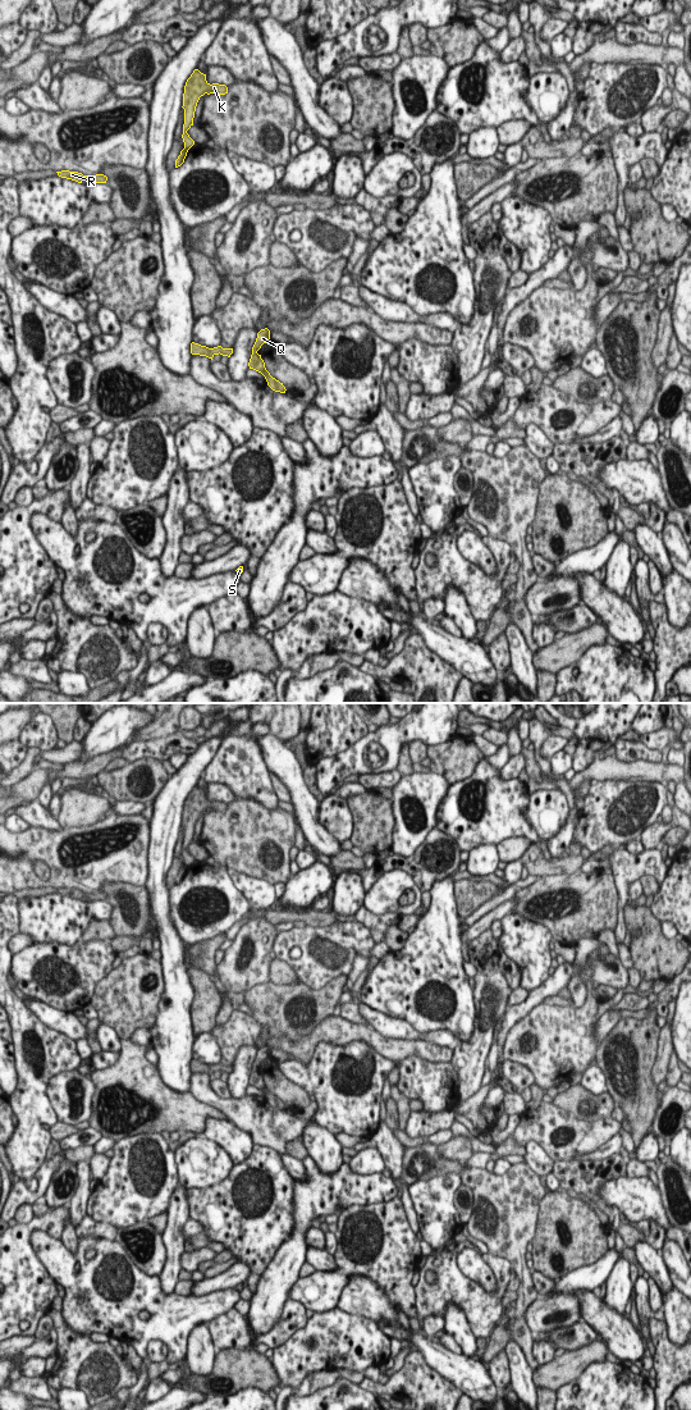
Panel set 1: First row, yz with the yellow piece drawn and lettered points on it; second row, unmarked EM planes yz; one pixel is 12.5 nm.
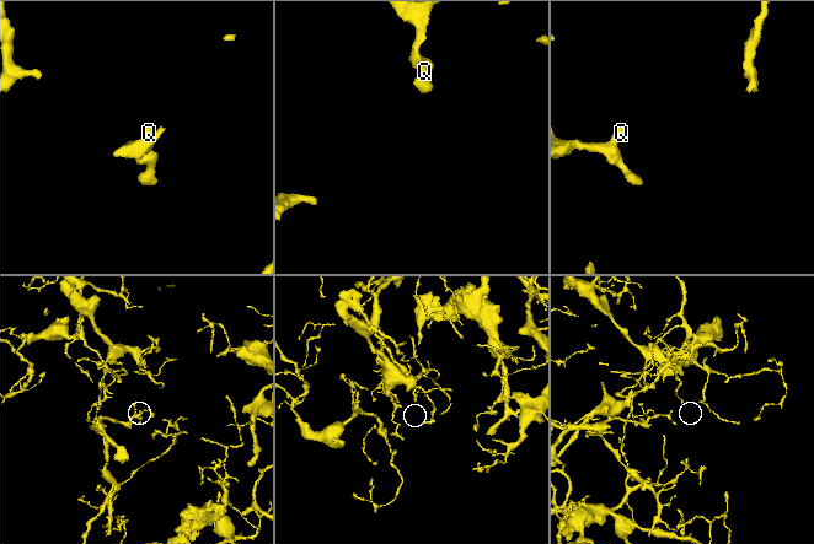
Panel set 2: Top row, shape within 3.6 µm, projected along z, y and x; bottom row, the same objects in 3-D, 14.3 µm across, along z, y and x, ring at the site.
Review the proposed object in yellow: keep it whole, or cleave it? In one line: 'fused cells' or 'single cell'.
fused cells

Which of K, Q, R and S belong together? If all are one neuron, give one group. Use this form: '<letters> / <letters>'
K Q S / R

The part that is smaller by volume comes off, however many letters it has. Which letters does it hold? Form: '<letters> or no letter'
R

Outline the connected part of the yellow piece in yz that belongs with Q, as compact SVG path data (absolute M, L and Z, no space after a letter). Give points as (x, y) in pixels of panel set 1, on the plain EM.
M267 1045L265 1046L261 1046L258 1050L257 1050L257 1055L256 1055L256 1059L252 1064L252 1072L251 1072L251 1076L250 1076L250 1080L248 1080L248 1083L250 1086L253 1086L258 1090L261 1090L266 1099L267 1099L267 1103L275 1108L275 1109L280 1109L280 1110L285 1110L285 1104L283 1103L283 1100L280 1100L279 1098L276 1098L275 1095L273 1095L270 1092L270 1090L266 1087L265 1085L265 1080L264 1077L261 1076L261 1072L257 1071L257 1068L261 1066L261 1063L266 1059L269 1059L270 1057L270 1048Z

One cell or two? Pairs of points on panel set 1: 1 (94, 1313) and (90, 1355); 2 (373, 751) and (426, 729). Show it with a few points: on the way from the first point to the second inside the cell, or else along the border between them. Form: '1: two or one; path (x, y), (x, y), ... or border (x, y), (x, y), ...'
1: two; border (63, 1319), (72, 1329), (90, 1335)
2: one; path (385, 744), (392, 738), (408, 729), (413, 729)

